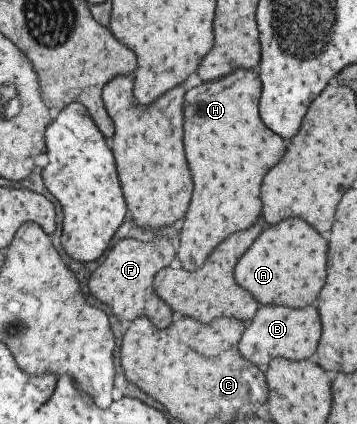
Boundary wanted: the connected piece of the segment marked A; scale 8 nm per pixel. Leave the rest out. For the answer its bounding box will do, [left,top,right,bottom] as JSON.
[233,219,327,307]

